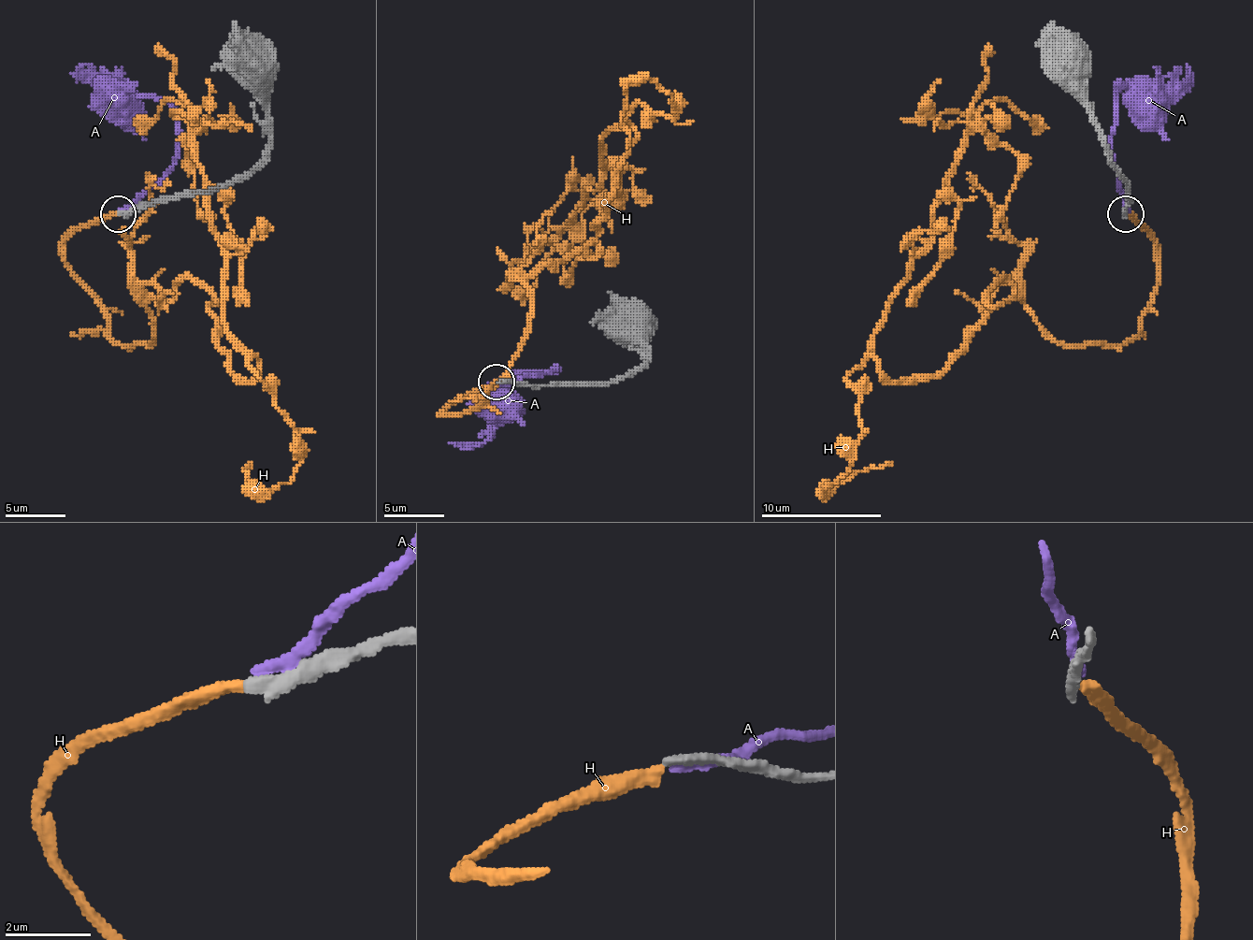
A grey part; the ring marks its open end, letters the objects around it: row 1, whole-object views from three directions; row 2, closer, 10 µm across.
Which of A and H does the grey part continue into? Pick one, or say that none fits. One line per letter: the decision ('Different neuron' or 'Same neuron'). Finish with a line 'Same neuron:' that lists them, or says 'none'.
A: Different neuron
H: Different neuron
Same neuron: none

